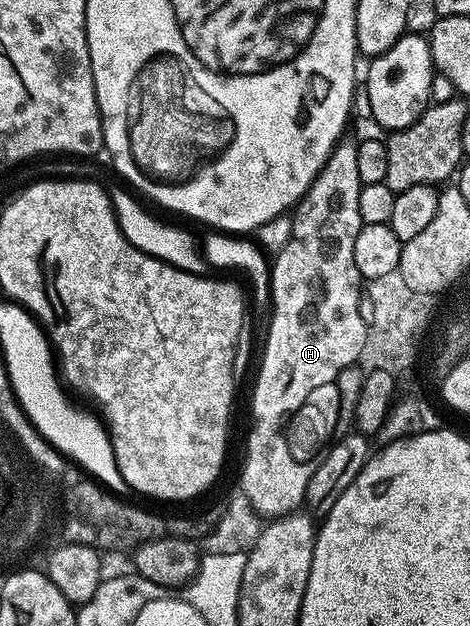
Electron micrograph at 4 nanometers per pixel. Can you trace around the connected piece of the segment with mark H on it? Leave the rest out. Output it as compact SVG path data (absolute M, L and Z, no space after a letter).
M349 137L334 144L334 152L320 169L305 195L292 211L291 237L273 256L270 267L270 298L274 316L266 331L266 348L262 351L262 368L254 383L253 423L246 441L246 455L240 473L239 490L248 497L255 513L266 521L297 512L305 502L305 490L318 471L323 456L300 462L294 459L284 431L284 420L304 405L322 385L335 382L344 369L355 366L364 347L367 324L360 317L358 302L364 295L364 280L356 269L356 237L362 228L360 217L360 168L356 165L357 142Z

